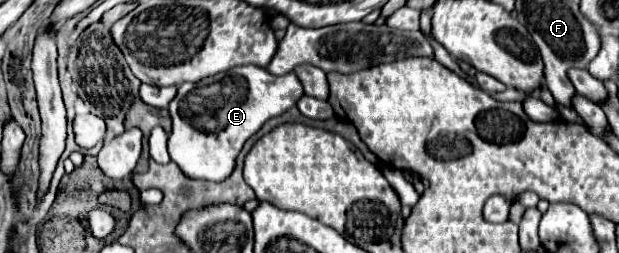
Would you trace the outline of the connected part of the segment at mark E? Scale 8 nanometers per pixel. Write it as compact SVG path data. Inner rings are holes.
M255 65L233 67L225 73L203 79L201 83L197 83L191 93L195 97L199 95L199 101L195 99L195 103L185 103L183 83L177 91L177 97L169 105L173 119L169 155L187 177L213 183L221 183L233 173L237 155L241 153L245 141L255 135L265 121L295 107L305 93L299 77L293 71L283 77L275 77L267 69ZM215 83L221 83L219 91Z

